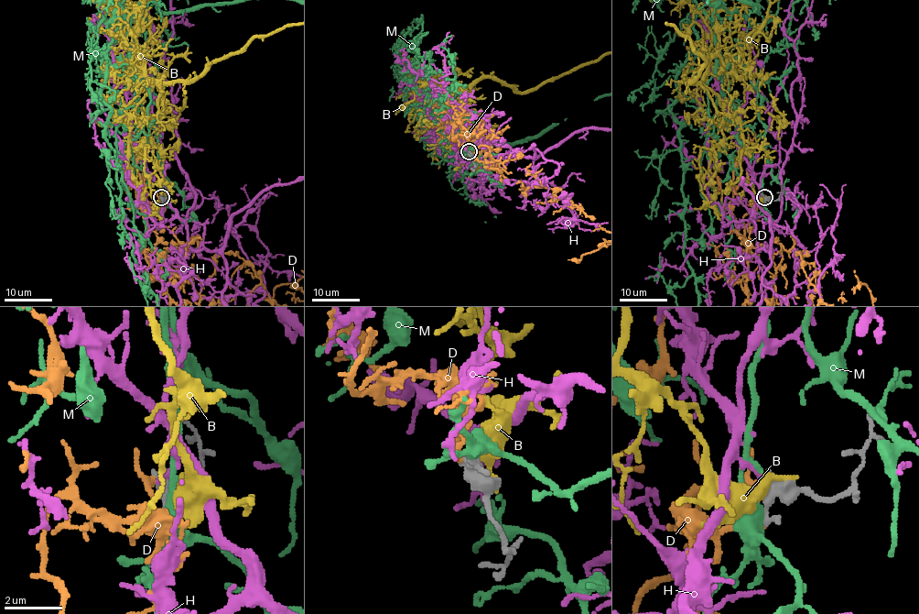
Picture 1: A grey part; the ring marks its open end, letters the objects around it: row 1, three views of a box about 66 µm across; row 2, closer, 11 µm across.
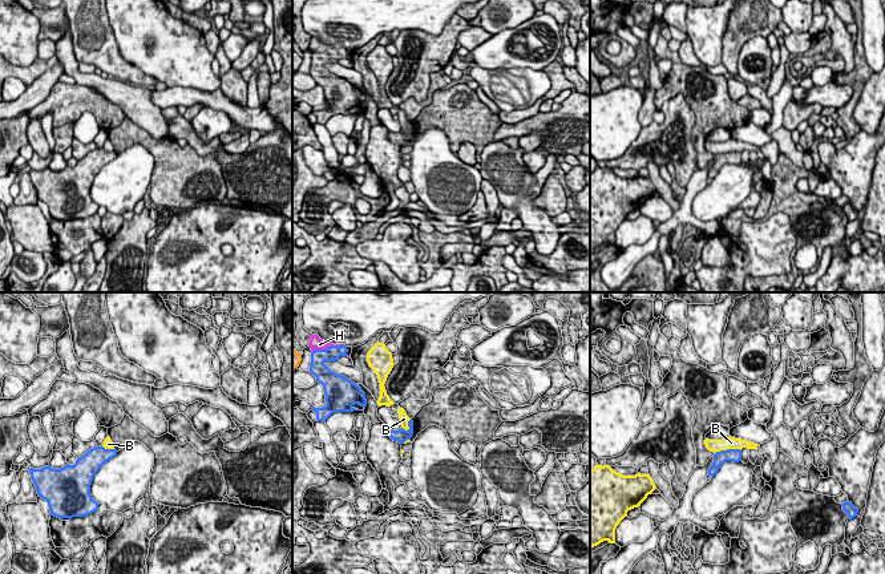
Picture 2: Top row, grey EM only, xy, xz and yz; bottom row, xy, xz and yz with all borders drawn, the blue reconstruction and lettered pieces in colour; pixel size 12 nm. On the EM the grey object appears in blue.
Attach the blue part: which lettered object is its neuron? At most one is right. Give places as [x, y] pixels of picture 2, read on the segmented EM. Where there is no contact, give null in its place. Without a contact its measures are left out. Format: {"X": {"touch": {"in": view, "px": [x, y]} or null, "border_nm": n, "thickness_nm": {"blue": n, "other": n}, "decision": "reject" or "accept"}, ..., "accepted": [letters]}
{"B": {"touch": {"in": "yz", "px": [727, 449]}, "border_nm": 320, "thickness_nm": {"blue": 160, "other": 160}, "decision": "reject"}, "D": {"touch": null, "decision": "reject"}, "H": {"touch": {"in": "xz", "px": [322, 350]}, "border_nm": 260, "thickness_nm": {"blue": 200, "other": 160}, "decision": "accept"}, "M": {"touch": null, "decision": "reject"}, "accepted": ["H"]}

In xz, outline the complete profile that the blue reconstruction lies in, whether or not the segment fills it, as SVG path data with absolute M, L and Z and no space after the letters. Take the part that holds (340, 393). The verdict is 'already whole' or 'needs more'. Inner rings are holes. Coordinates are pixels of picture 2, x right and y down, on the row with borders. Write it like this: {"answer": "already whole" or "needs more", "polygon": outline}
{"answer": "needs more", "polygon": "M311 335L308 347L311 348L310 372L316 377L316 381L323 385L326 403L323 408L312 407L318 421L326 421L335 412L353 412L353 405L359 404L364 409L367 407L365 393L359 385L331 371L324 363L339 360L340 356L347 356L344 344L331 344L322 340L318 335Z"}

